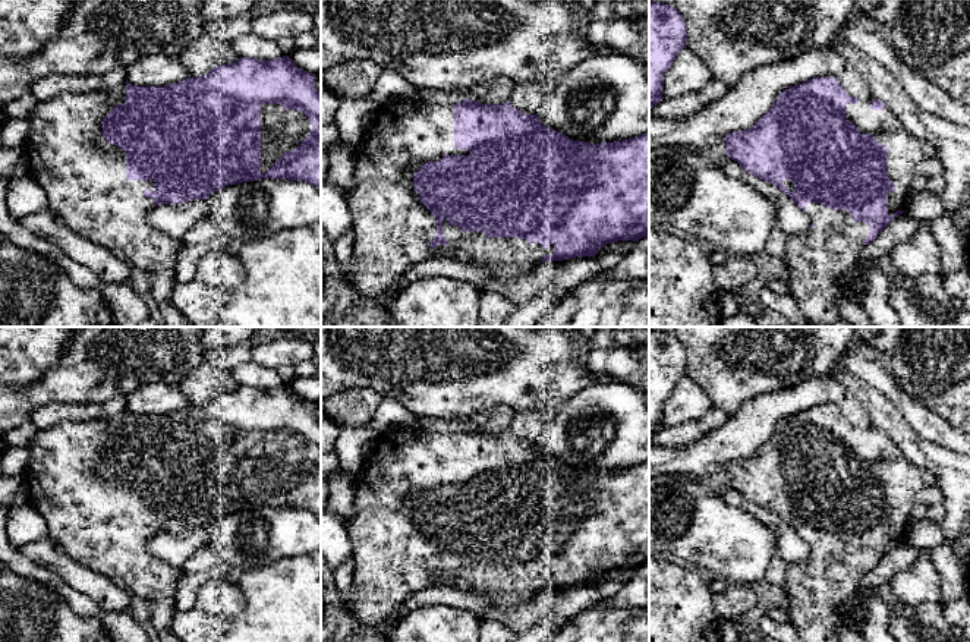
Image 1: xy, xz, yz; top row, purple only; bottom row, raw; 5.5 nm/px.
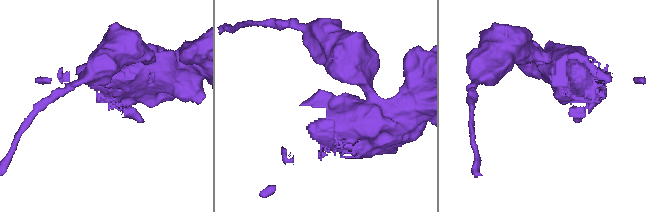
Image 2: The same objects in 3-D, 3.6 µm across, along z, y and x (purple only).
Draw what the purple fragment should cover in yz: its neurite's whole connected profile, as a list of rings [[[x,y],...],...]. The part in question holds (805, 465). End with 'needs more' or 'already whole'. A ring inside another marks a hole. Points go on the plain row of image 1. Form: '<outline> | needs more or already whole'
[[[834,405],[784,418],[750,457],[727,463],[725,473],[728,487],[775,513],[812,548],[809,561],[788,564],[782,588],[801,642],[838,642],[838,632],[848,627],[840,608],[863,576],[904,541],[916,494],[936,485],[935,475],[908,462],[882,429],[851,425]]] | needs more

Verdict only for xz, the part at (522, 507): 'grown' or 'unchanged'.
grown

